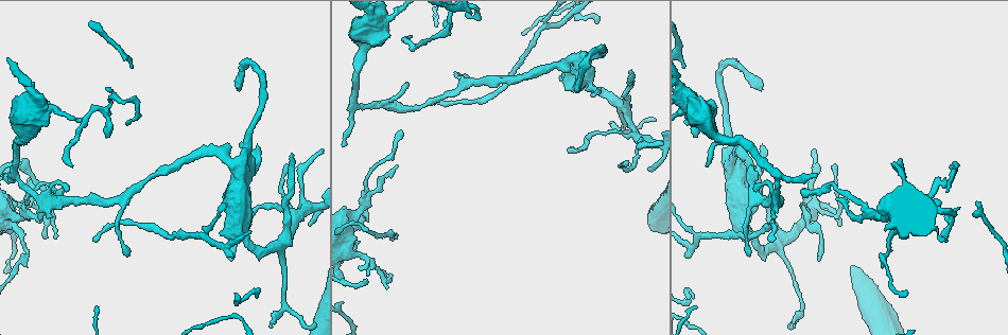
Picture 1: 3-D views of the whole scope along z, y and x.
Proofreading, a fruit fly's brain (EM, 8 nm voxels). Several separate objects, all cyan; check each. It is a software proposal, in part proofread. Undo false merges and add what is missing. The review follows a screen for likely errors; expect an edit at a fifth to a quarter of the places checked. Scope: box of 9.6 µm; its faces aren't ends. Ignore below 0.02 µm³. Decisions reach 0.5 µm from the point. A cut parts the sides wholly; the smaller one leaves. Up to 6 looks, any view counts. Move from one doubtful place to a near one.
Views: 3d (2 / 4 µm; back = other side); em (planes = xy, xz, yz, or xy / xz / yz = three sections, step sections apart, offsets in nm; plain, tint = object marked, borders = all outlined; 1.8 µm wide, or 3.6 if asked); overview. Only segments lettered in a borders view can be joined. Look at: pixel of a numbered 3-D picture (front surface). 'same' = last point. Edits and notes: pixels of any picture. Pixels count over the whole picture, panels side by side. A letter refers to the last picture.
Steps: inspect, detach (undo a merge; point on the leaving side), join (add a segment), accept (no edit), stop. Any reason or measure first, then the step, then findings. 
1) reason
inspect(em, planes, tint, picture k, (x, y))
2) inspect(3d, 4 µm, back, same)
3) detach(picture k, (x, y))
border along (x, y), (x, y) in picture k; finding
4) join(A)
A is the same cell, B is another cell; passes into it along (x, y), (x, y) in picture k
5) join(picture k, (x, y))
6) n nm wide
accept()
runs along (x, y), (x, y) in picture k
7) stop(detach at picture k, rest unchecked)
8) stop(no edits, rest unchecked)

inspect(3d, 2 µm, back, picture 1, (730, 166))

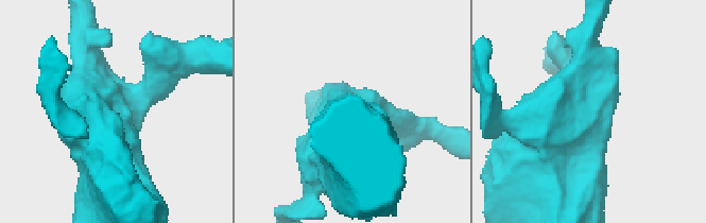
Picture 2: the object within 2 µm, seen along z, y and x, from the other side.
4 arms; now the EM
inspect(em, planes, tint, picture 2, (586, 106))

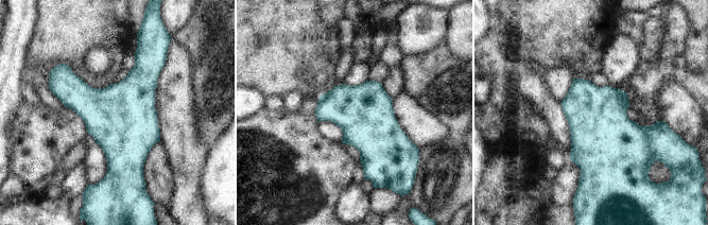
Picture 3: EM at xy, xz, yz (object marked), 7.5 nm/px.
inspect(em, planes, borders, same)

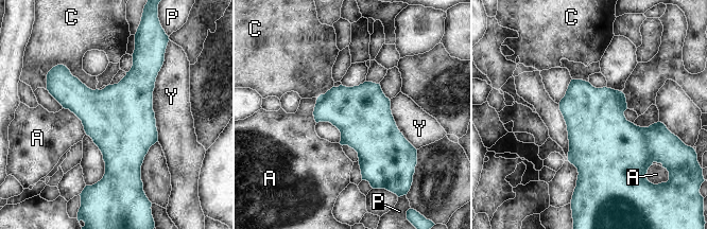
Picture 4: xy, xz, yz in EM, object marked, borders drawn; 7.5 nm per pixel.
440 nm wide; Y touches over 600 nm
accept()
A, C, P and Y are other cells; all the same cell

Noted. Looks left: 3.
long arm stops here
inspect(em, xy, step 16, tint, picture 1, (759, 90))

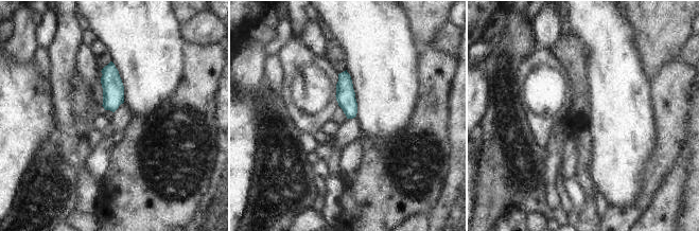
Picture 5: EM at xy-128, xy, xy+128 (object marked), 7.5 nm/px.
inspect(em, planes, borders, same)

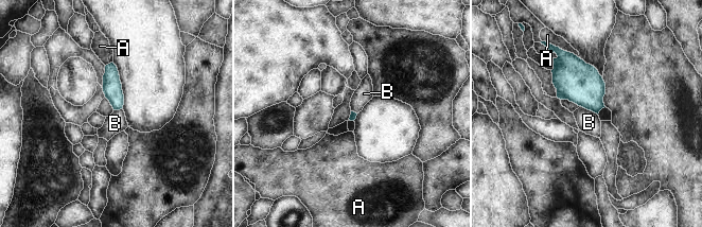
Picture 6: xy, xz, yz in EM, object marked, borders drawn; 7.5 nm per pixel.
A touches over 220 nm
accept()
A and B are other cells; border along (581, 106), (597, 115) in picture 6; none of them fits

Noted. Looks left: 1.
thin end
inspect(em, planes, borders, picture 1, (396, 168))

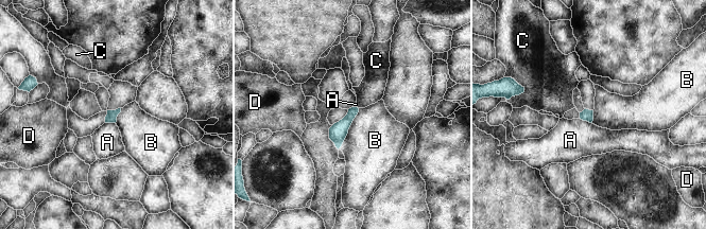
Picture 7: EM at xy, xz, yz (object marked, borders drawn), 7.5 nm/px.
B touches over 340 nm
accept()
A, B, C and D are other cells; border along (359, 108), (340, 147) in picture 7; none of them fits

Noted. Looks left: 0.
stop(no edits, rest unchecked)

